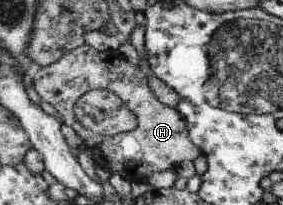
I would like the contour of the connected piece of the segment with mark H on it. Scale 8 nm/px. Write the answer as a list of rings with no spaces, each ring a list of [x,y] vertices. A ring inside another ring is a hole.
[[[88,44],[81,45],[64,54],[54,64],[41,67],[33,78],[33,87],[42,101],[51,104],[62,124],[76,131],[84,144],[94,153],[95,159],[120,174],[130,182],[145,180],[148,174],[176,169],[182,162],[195,161],[200,150],[188,138],[186,122],[177,109],[165,106],[150,90],[147,77],[141,68],[130,64],[119,50],[98,52]],[[96,90],[113,91],[136,116],[137,126],[131,132],[106,136],[92,133],[76,119],[74,108],[84,94]]]

